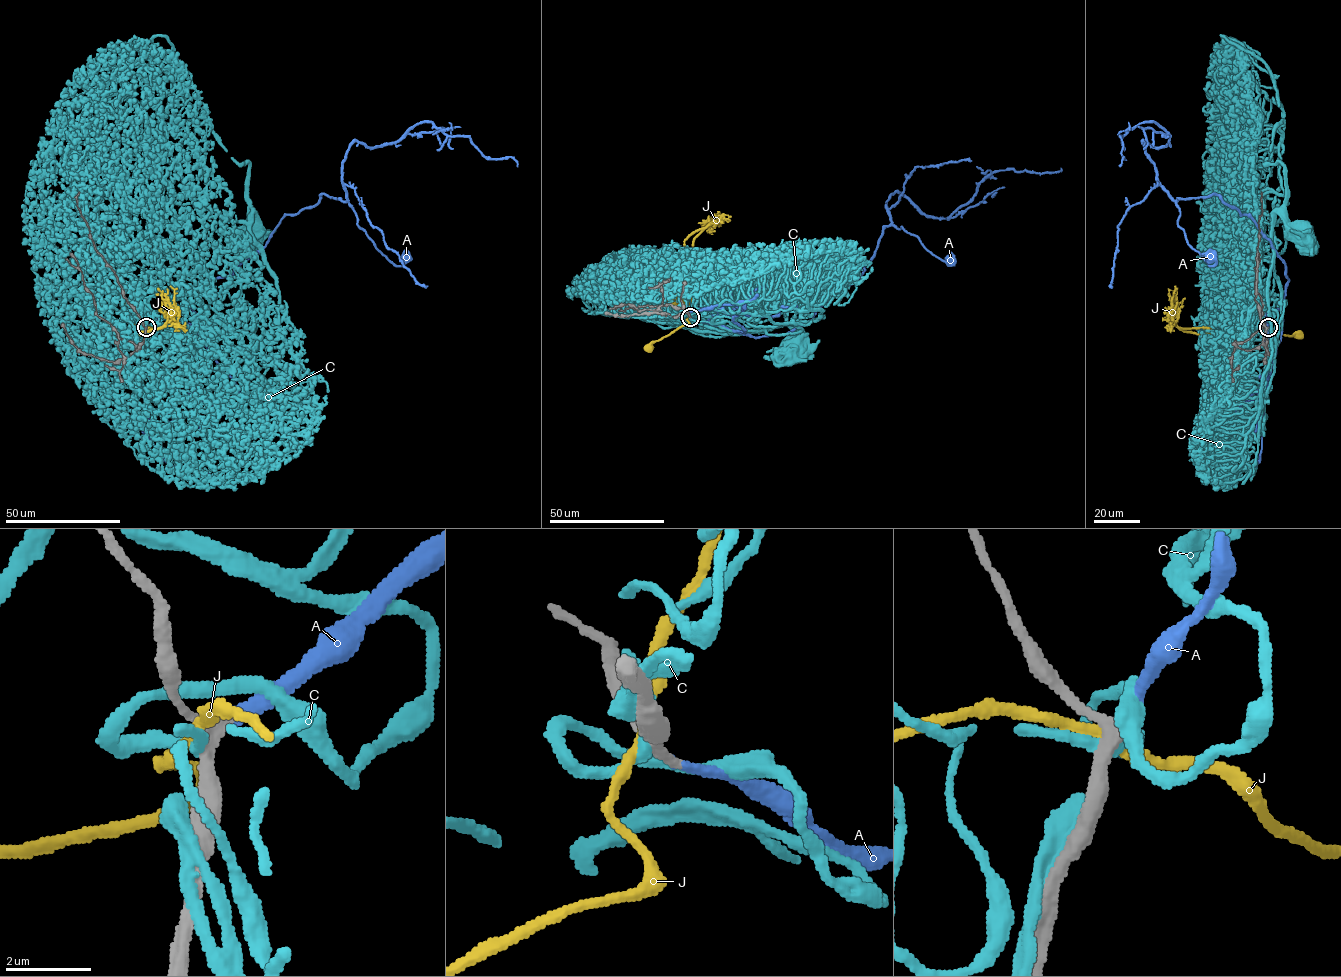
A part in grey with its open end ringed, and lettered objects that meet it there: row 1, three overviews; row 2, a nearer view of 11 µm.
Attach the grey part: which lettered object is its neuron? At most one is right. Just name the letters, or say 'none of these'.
A

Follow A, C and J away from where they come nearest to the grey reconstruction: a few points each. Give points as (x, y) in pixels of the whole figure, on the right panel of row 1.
A: (1268, 327), (1288, 280), (1270, 241), (1219, 196), (1179, 198), (1177, 224), (1213, 266), (1210, 257)
C: (1266, 329), (1275, 325), (1273, 305), (1281, 288), (1281, 298), (1273, 218), (1297, 225), (1301, 235)
J: (1266, 327), (1277, 334), (1299, 334)

